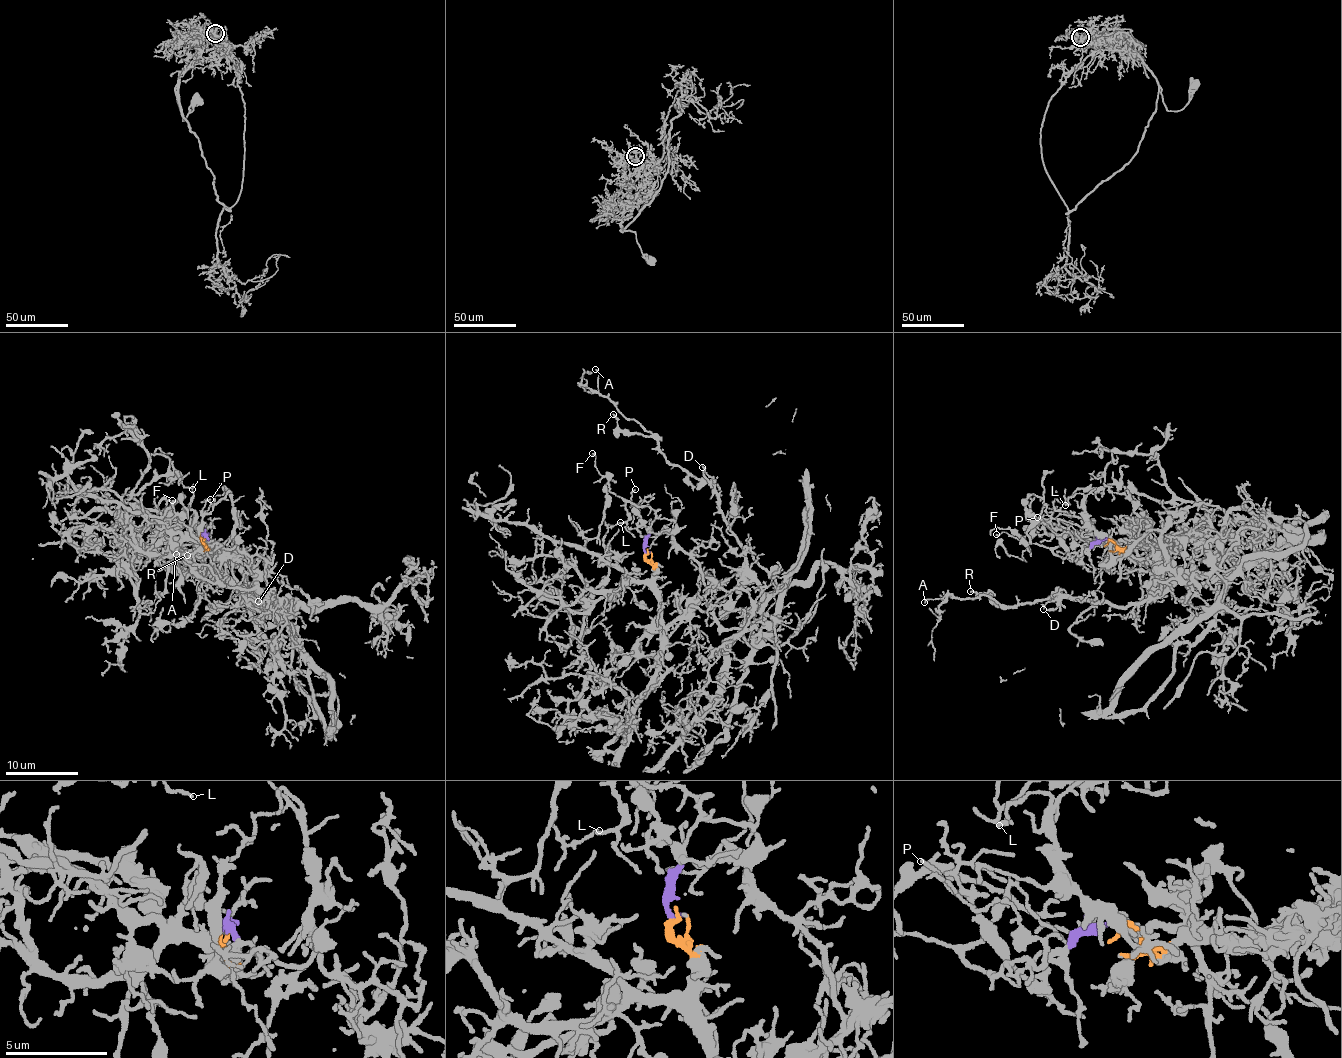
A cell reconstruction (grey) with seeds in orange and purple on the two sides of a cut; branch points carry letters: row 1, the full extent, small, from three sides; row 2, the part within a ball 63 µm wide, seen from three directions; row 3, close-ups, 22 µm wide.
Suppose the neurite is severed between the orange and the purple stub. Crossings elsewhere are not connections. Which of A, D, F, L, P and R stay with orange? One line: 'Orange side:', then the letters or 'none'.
Orange side: A, D, L, R

